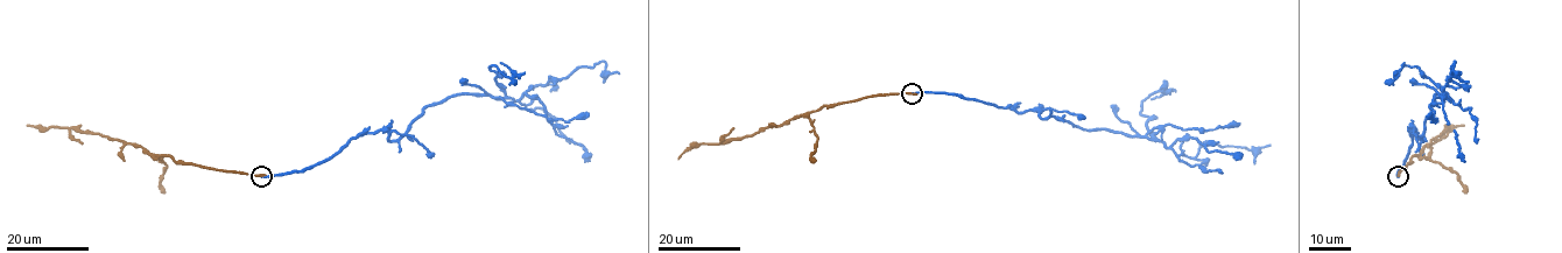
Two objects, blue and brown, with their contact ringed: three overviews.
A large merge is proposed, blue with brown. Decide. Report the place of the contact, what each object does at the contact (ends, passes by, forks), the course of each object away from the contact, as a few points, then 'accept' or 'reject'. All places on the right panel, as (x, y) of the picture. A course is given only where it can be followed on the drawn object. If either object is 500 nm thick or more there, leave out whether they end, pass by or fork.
place (1398, 176); blue ends; brown ends; course blue (1398, 176), (1435, 95), (1451, 102), (1443, 88), (1463, 85), (1448, 78), (1455, 61), (1468, 82); course brown (1398, 175), (1448, 126), (1464, 125); reject

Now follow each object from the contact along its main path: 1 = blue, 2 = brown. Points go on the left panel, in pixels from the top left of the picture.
1: (261, 176), (310, 169), (365, 133), (396, 141), (424, 107), (457, 95), (515, 102), (603, 61), (603, 82)
2: (261, 175), (176, 162), (167, 155), (155, 155), (100, 133), (27, 125)

